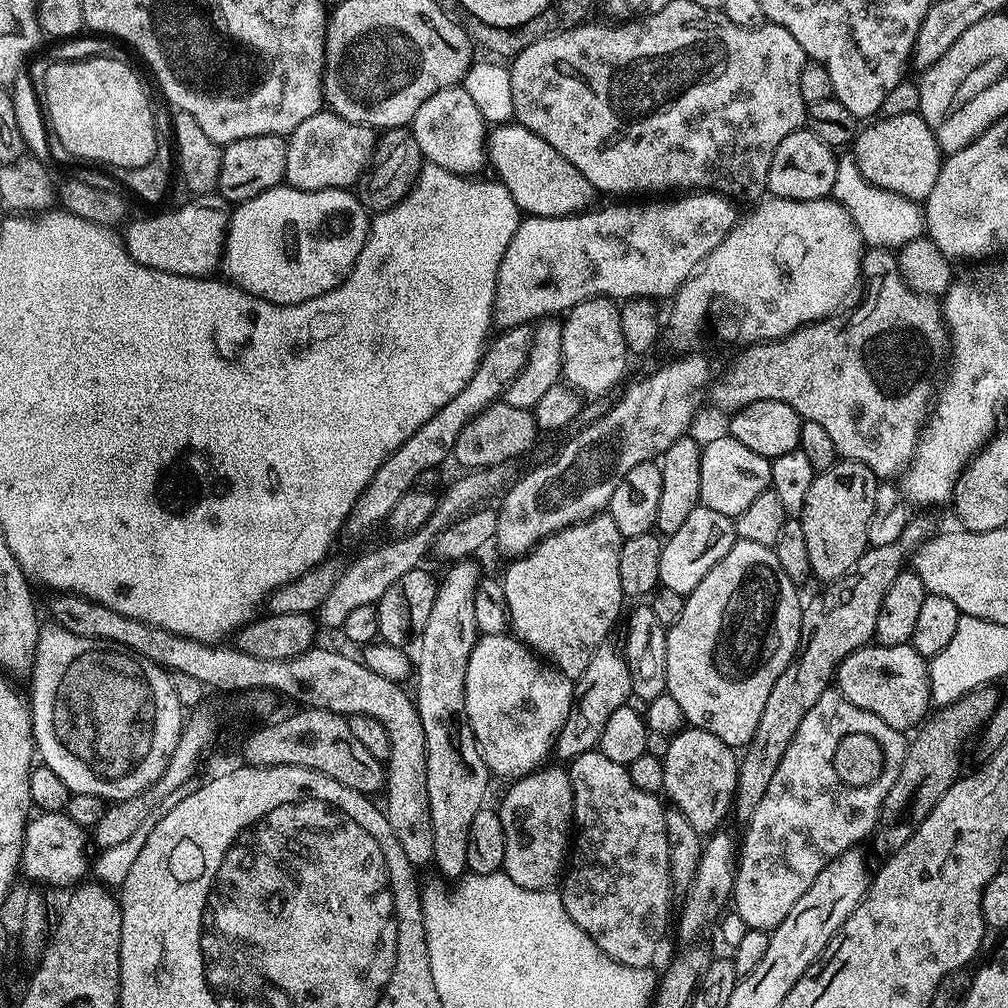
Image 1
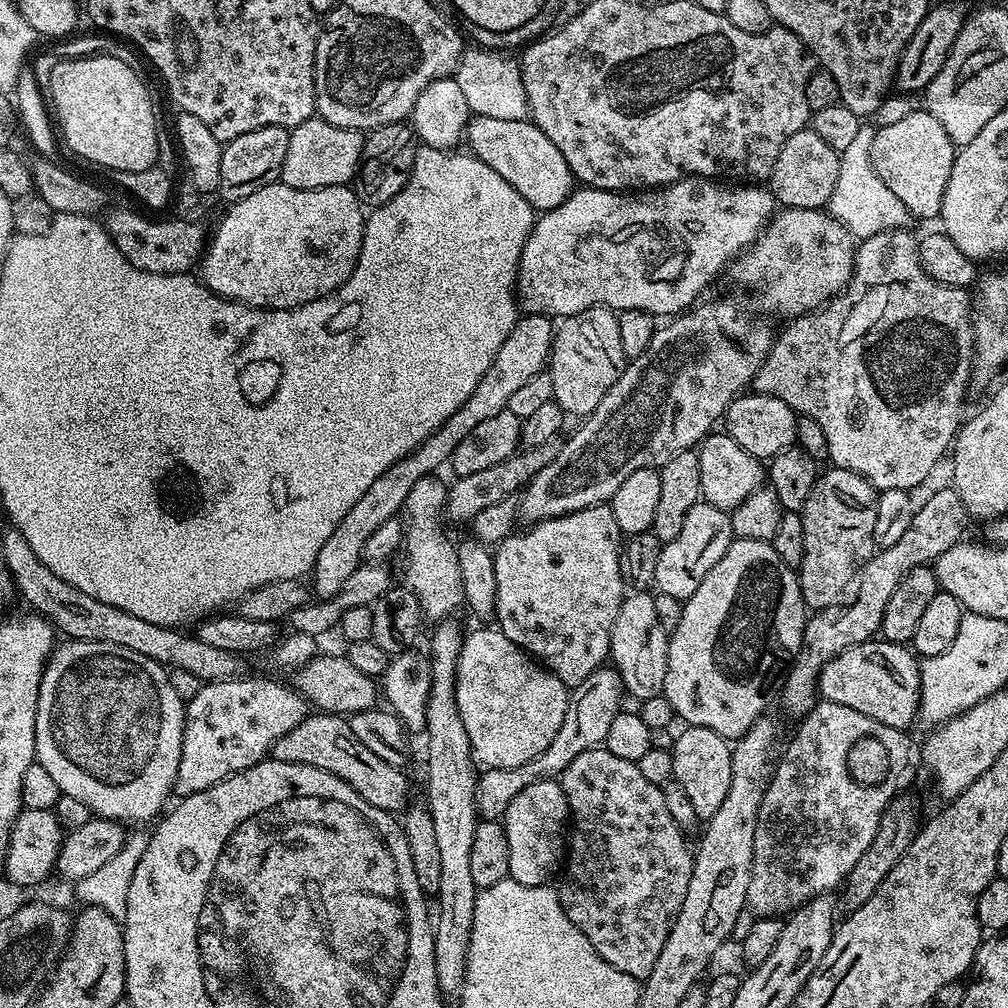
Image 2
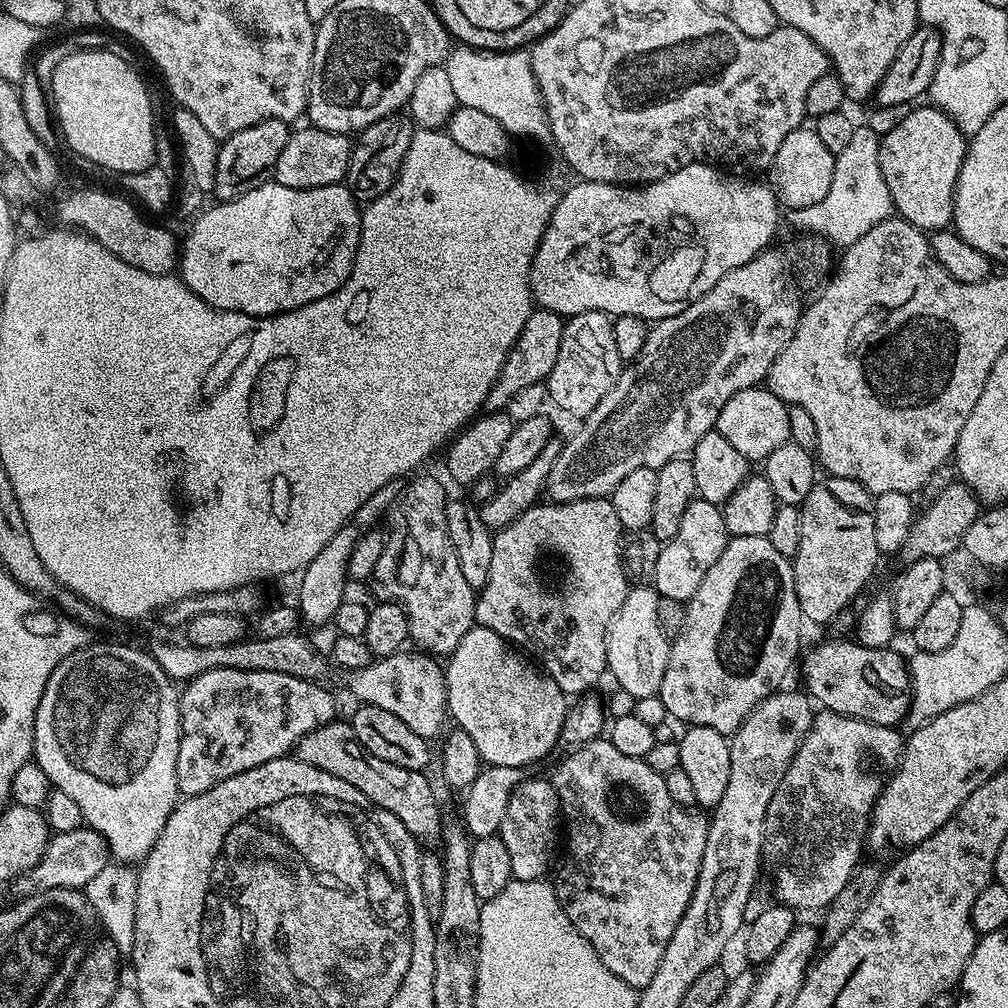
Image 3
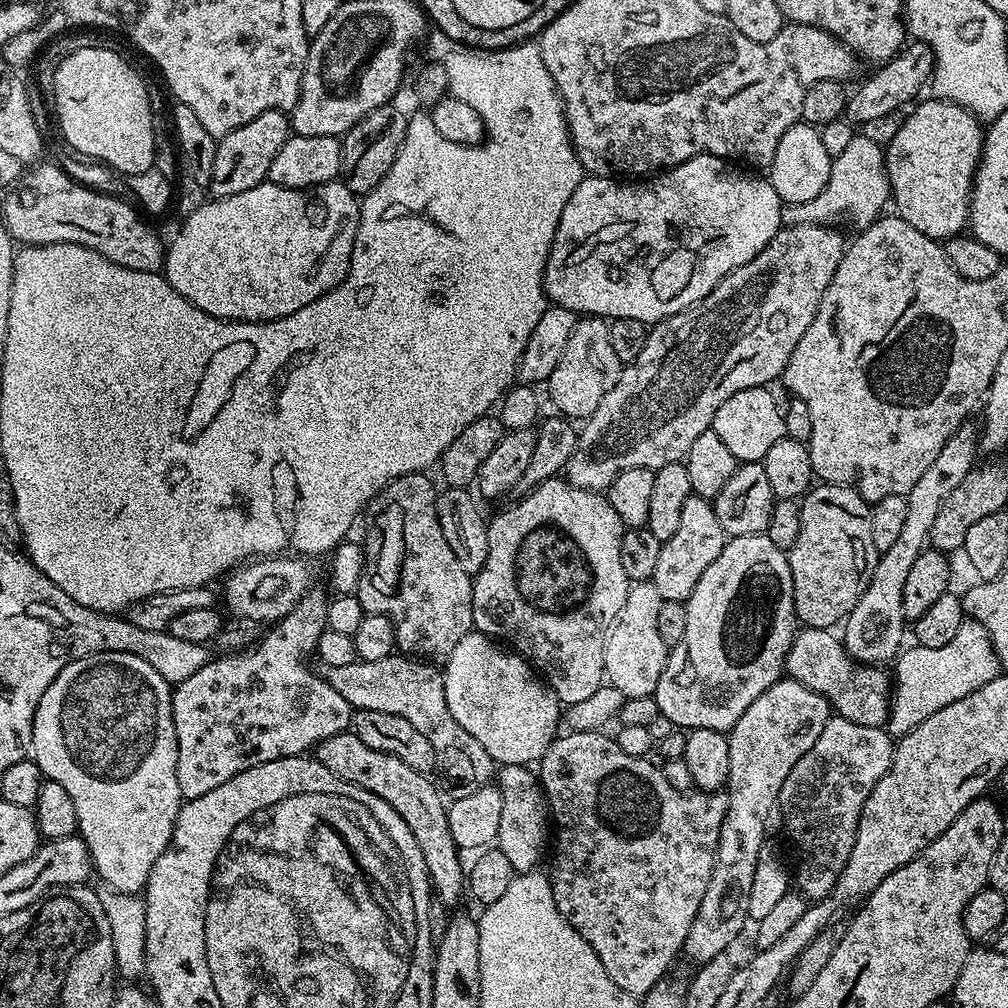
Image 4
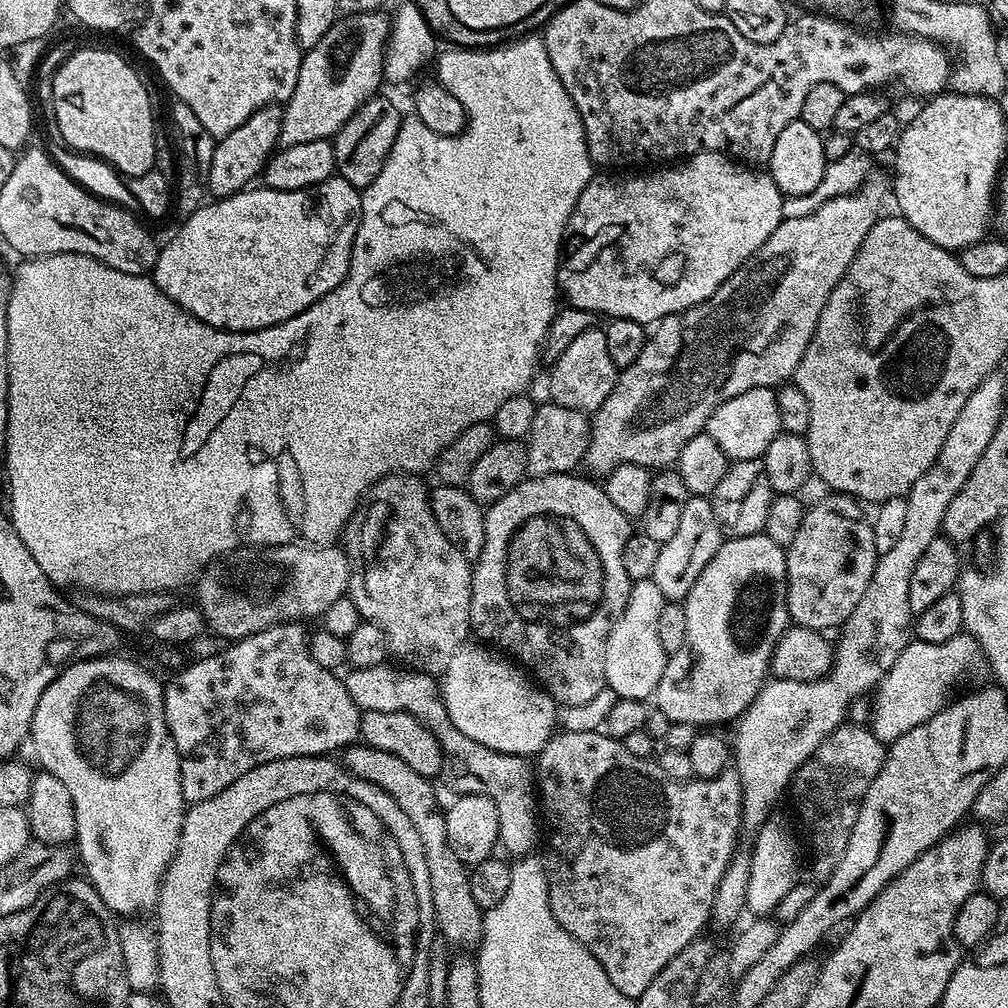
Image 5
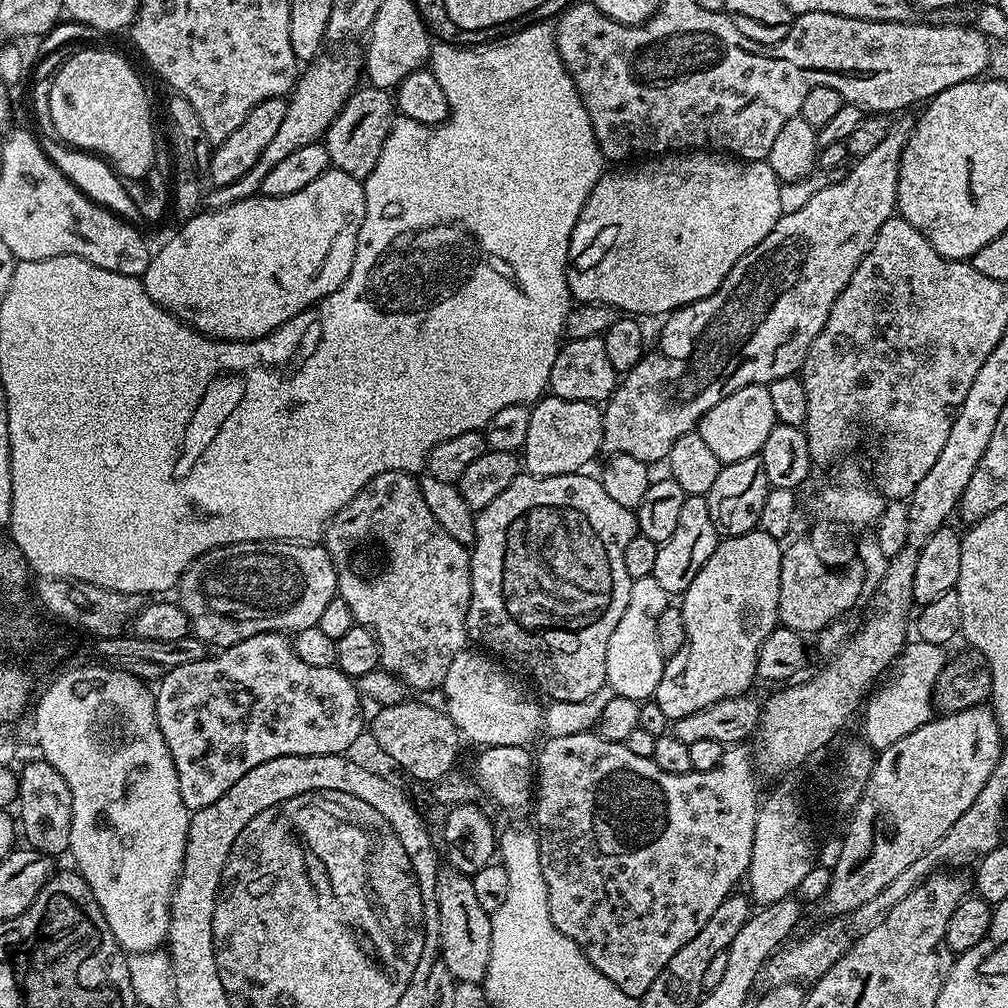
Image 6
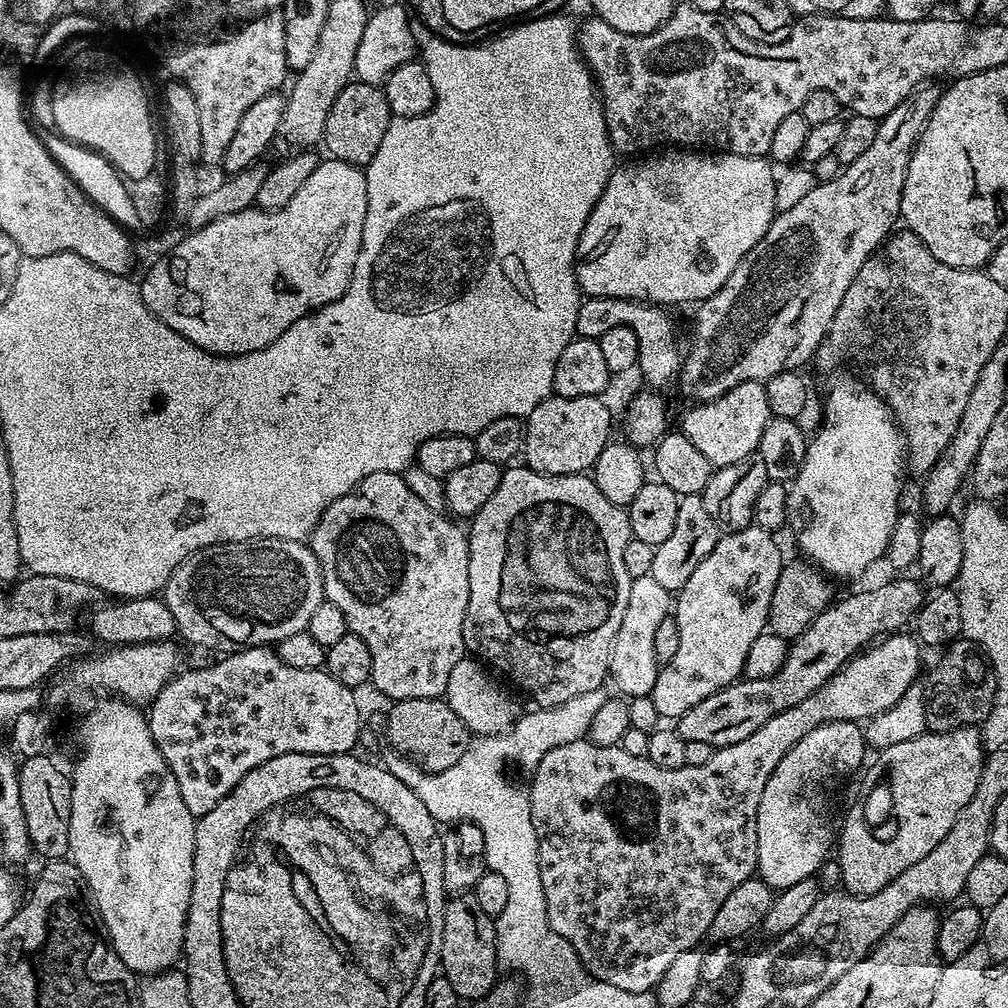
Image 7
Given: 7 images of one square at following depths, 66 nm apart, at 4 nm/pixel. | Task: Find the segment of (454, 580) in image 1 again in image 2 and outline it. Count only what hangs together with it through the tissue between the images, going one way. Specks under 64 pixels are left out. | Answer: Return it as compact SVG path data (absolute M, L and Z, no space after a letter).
M455 619L439 621L432 632L432 685L430 698L426 702L426 722L424 732L428 736L428 800L426 807L434 820L435 841L439 845L439 855L442 878L439 881L436 896L440 901L440 916L435 917L436 941L434 942L434 962L438 966L438 986L441 993L459 993L464 985L464 971L468 961L470 934L474 926L474 906L476 905L477 887L474 878L470 878L470 849L474 843L474 830L478 823L476 811L476 782L478 779L478 764L472 755L472 743L466 734L466 726L462 726L462 714L456 701L456 667L460 651L464 645L465 629L456 625Z

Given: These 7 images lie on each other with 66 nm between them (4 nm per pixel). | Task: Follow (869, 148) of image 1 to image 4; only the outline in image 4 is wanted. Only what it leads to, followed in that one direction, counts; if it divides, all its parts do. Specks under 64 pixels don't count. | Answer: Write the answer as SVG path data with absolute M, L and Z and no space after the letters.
M921 99L911 109L913 112L904 116L898 134L886 145L883 171L888 178L891 203L896 203L895 211L900 217L910 222L914 230L943 242L965 231L968 206L972 203L972 179L980 165L985 129L962 106L949 100L927 99Z

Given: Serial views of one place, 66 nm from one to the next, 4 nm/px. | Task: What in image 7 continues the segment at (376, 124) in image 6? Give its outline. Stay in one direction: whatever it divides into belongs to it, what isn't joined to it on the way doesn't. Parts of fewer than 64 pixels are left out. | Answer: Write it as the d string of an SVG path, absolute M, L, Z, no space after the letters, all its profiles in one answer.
M349 82L338 94L338 98L334 98L334 106L330 106L324 127L323 147L328 147L327 155L333 160L366 166L374 154L378 154L378 146L382 146L382 138L386 138L386 130L392 119L394 117L386 102L383 87Z

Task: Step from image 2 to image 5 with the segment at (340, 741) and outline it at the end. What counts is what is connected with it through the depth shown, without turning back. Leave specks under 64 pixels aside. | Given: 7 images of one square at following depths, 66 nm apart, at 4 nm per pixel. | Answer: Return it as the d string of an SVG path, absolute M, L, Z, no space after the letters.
M363 742L343 749L342 763L350 774L386 790L386 794L390 794L390 798L398 802L402 814L410 818L414 830L418 830L418 838L422 838L426 854L426 870L430 874L430 894L434 902L436 929L453 949L475 949L484 938L484 912L478 906L478 902L474 902L474 894L470 894L469 865L463 864L458 854L450 850L450 842L446 838L446 818L442 804L440 808L439 802L436 801L436 792L432 789L433 781L418 774L418 770L406 766L402 758L394 758L394 754L386 754L386 750L369 748Z

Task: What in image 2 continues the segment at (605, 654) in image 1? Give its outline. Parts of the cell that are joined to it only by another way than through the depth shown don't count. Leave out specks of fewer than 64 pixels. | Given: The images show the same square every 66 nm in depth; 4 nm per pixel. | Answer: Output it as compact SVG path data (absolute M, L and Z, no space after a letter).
M601 666L594 670L594 674L590 674L590 678L582 678L582 682L571 689L568 713L566 718L562 718L562 726L558 730L558 734L554 734L554 742L550 742L550 746L546 746L546 750L542 750L542 754L538 754L538 758L530 758L530 762L526 762L522 766L484 768L479 773L476 782L477 813L485 820L500 820L511 809L514 798L518 798L518 793L526 790L526 786L530 786L539 780L557 779L560 773L566 770L566 766L570 766L570 762L574 762L574 758L578 758L578 754L582 754L591 748L601 747L606 734L610 730L610 725L614 722L614 718L622 711L620 703L624 695L626 695L624 683L622 678L616 673L615 667Z

